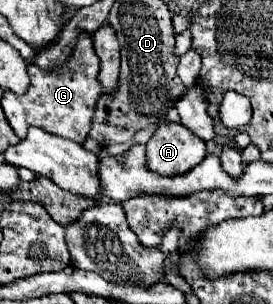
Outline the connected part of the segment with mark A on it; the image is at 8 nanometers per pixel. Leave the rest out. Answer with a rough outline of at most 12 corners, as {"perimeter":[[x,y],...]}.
{"perimeter":[[181,123],[147,141],[149,171],[175,177],[205,159],[205,143]]}

